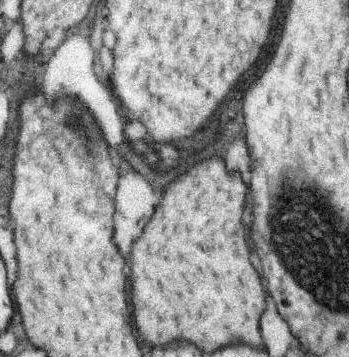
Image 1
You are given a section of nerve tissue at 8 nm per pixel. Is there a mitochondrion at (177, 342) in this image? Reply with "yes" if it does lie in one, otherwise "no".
no

